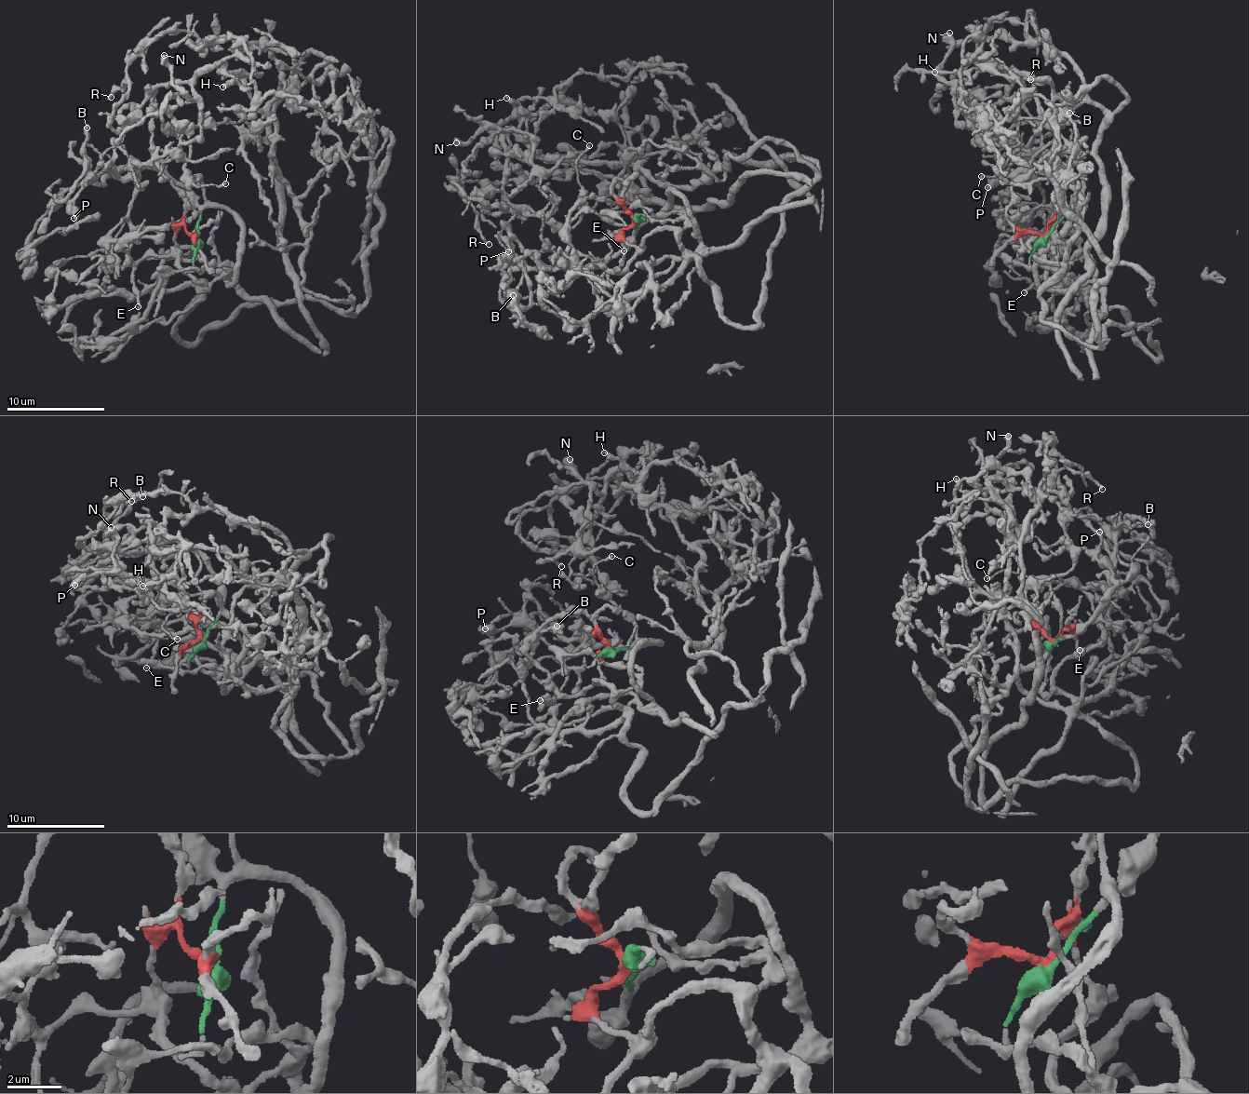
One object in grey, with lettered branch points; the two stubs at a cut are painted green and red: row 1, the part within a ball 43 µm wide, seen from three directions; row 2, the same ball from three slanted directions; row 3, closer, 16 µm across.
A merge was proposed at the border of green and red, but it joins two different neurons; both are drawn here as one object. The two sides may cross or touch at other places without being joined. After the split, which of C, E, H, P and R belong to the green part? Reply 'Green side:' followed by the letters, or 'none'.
Green side: C, P

